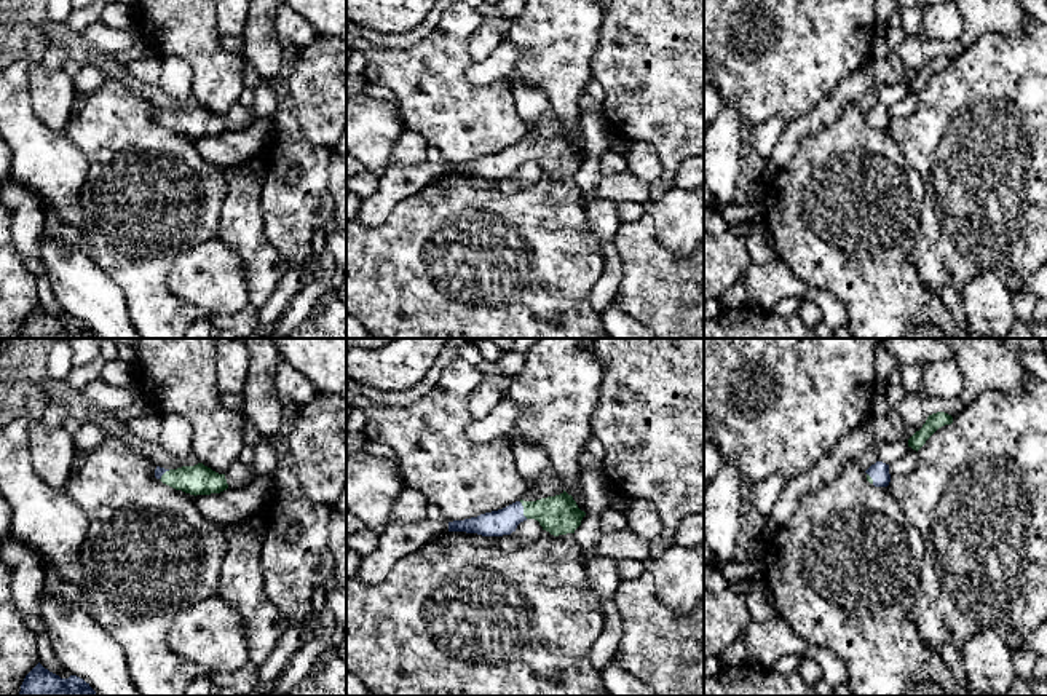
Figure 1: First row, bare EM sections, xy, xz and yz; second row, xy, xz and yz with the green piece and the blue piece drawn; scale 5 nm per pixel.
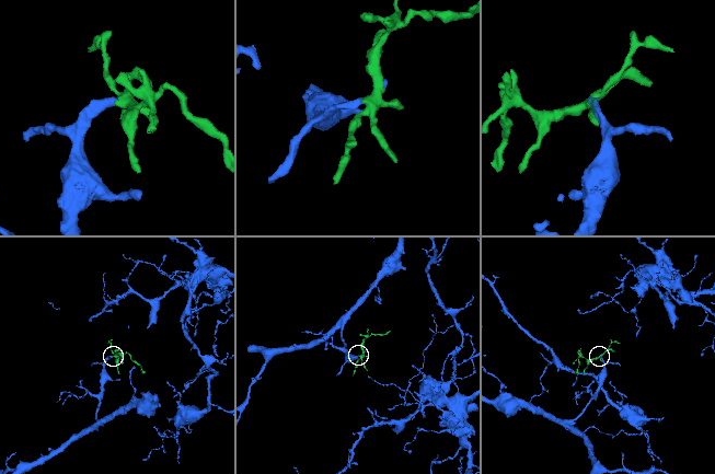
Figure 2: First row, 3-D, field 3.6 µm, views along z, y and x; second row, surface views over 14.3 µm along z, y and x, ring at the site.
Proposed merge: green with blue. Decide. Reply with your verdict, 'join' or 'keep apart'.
join

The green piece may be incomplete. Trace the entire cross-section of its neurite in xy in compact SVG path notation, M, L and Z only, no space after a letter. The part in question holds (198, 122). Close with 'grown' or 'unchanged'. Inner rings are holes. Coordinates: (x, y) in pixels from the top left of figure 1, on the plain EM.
M203 105L177 112L156 109L155 120L176 132L182 132L195 139L220 136L228 131L225 117L219 117Z; grown

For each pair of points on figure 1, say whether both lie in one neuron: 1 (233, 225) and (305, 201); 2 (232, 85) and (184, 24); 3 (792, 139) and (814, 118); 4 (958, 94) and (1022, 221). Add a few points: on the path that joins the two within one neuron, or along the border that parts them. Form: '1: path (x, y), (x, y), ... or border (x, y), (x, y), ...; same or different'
1: border (264, 179), (262, 225), (265, 237), (278, 251); different
2: path (217, 71), (206, 59), (195, 39); same
3: path (797, 134), (809, 123); same
4: path (990, 126), (1022, 158), (1022, 189); same

